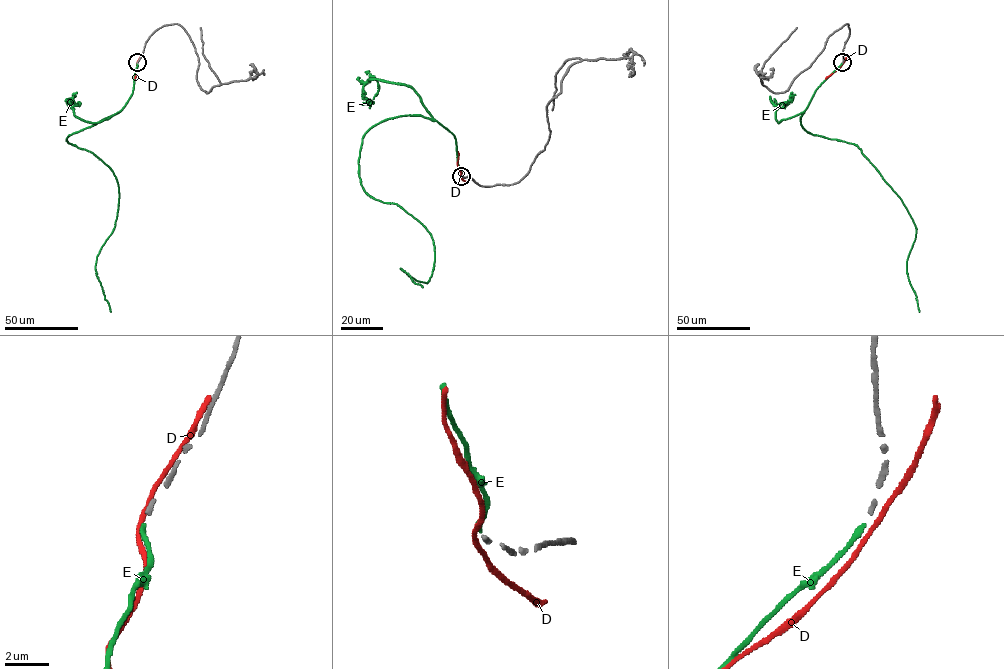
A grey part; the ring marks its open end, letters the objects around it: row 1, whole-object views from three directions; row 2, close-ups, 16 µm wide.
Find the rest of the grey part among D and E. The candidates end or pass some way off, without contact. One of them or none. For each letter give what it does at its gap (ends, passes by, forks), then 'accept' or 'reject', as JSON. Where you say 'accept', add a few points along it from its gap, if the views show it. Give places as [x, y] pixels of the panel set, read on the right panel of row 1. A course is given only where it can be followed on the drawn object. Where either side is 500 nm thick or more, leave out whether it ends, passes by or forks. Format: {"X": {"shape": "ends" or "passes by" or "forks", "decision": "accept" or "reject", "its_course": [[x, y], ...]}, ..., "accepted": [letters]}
{"D": {"shape": "passes by", "decision": "reject"}, "E": {"shape": "ends", "decision": "accept", "its_course": [[842, 63], [815, 91], [800, 123], [813, 135], [861, 149], [901, 199], [916, 229], [906, 267], [919, 311]]}, "accepted": ["E"]}

